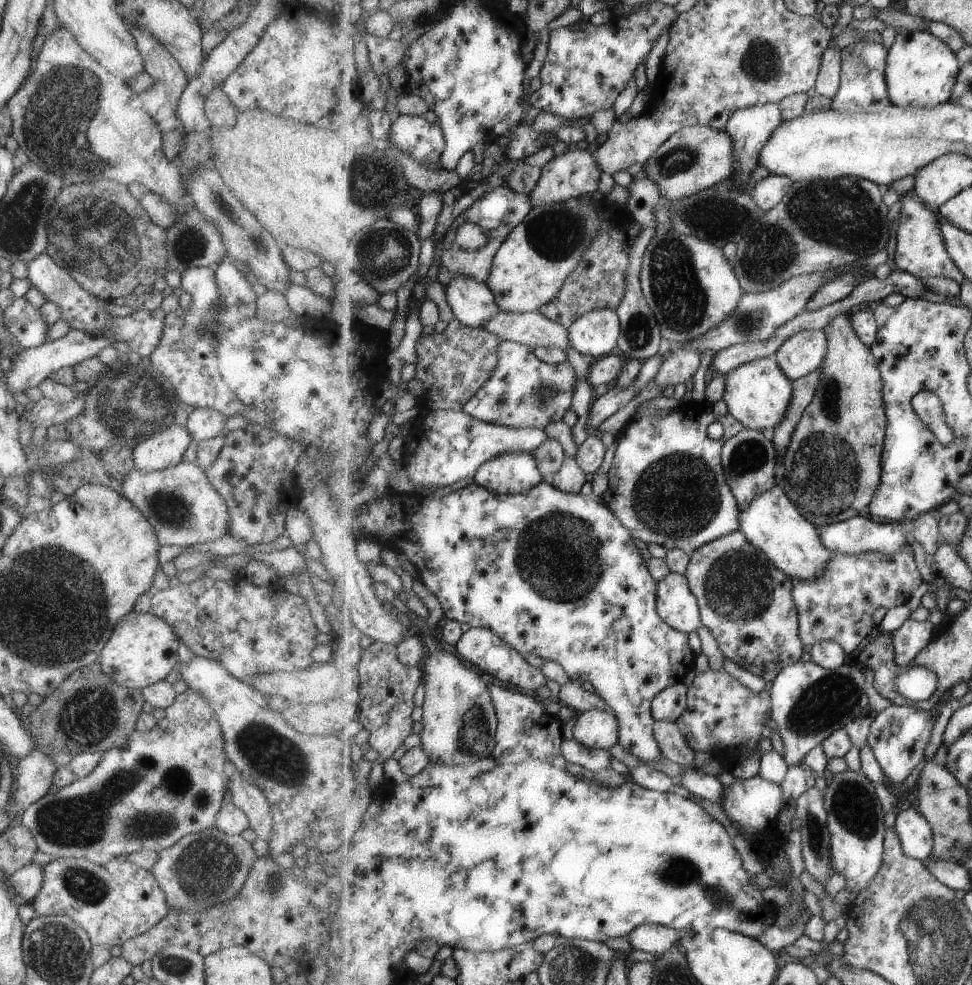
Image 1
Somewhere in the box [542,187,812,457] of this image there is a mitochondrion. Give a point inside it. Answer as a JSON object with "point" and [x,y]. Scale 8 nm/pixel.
{"point":[675,283]}

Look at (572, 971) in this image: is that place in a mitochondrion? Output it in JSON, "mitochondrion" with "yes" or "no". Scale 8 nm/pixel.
{"mitochondrion":"yes"}

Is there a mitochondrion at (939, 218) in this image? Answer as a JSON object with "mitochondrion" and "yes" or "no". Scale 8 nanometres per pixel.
{"mitochondrion":"no"}

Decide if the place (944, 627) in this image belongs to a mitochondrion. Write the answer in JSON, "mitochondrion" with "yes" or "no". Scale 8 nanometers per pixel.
{"mitochondrion":"no"}

